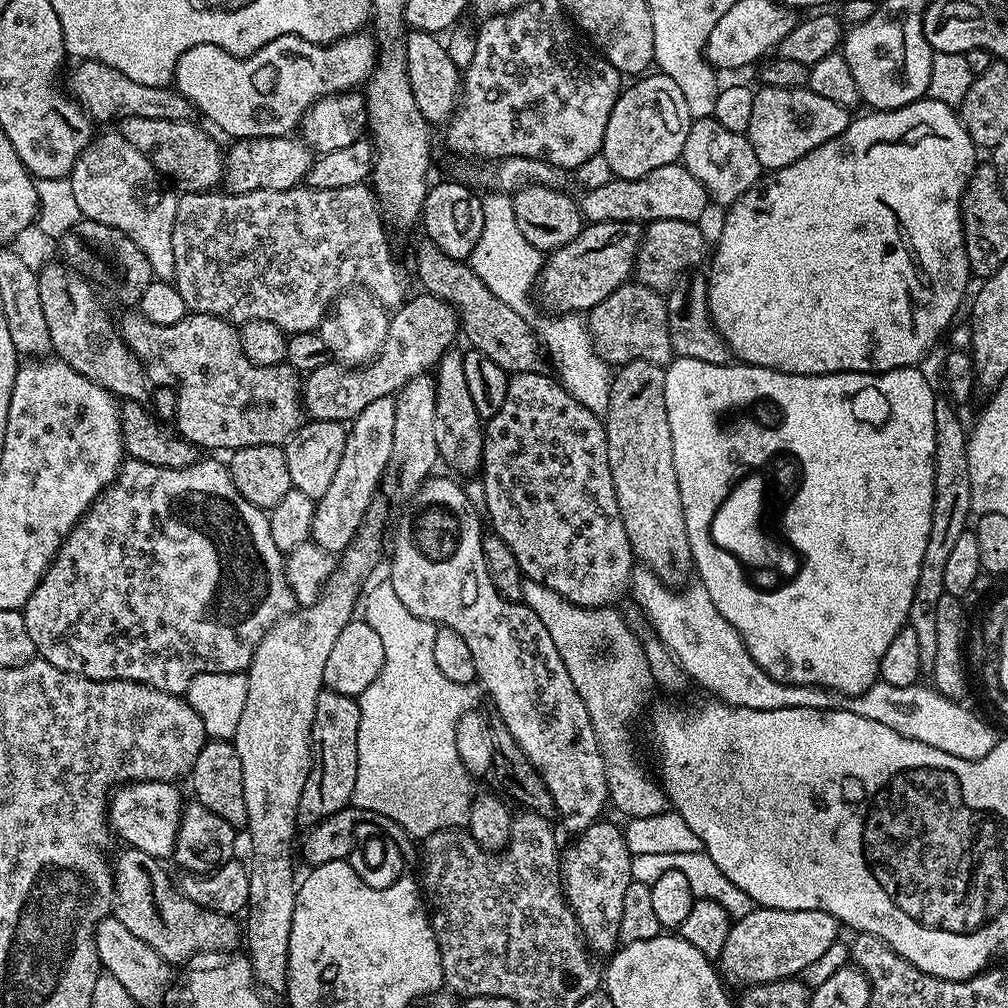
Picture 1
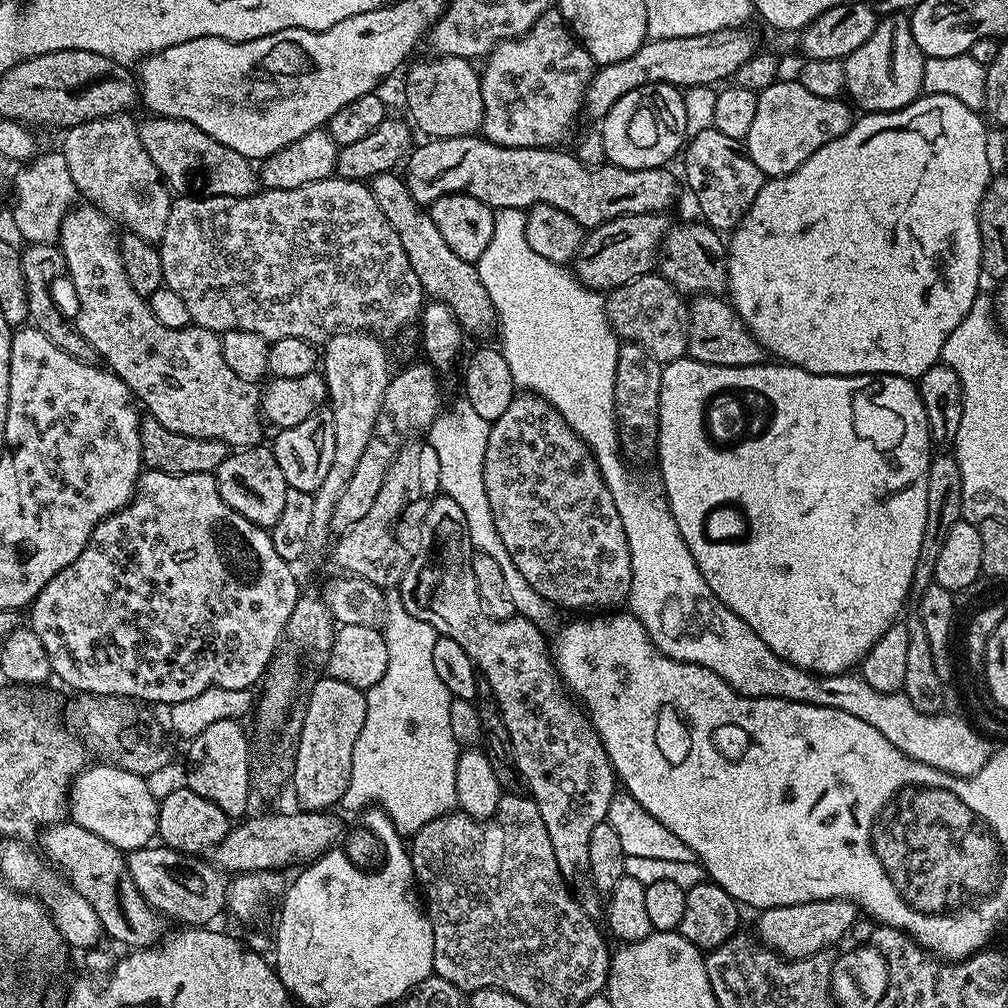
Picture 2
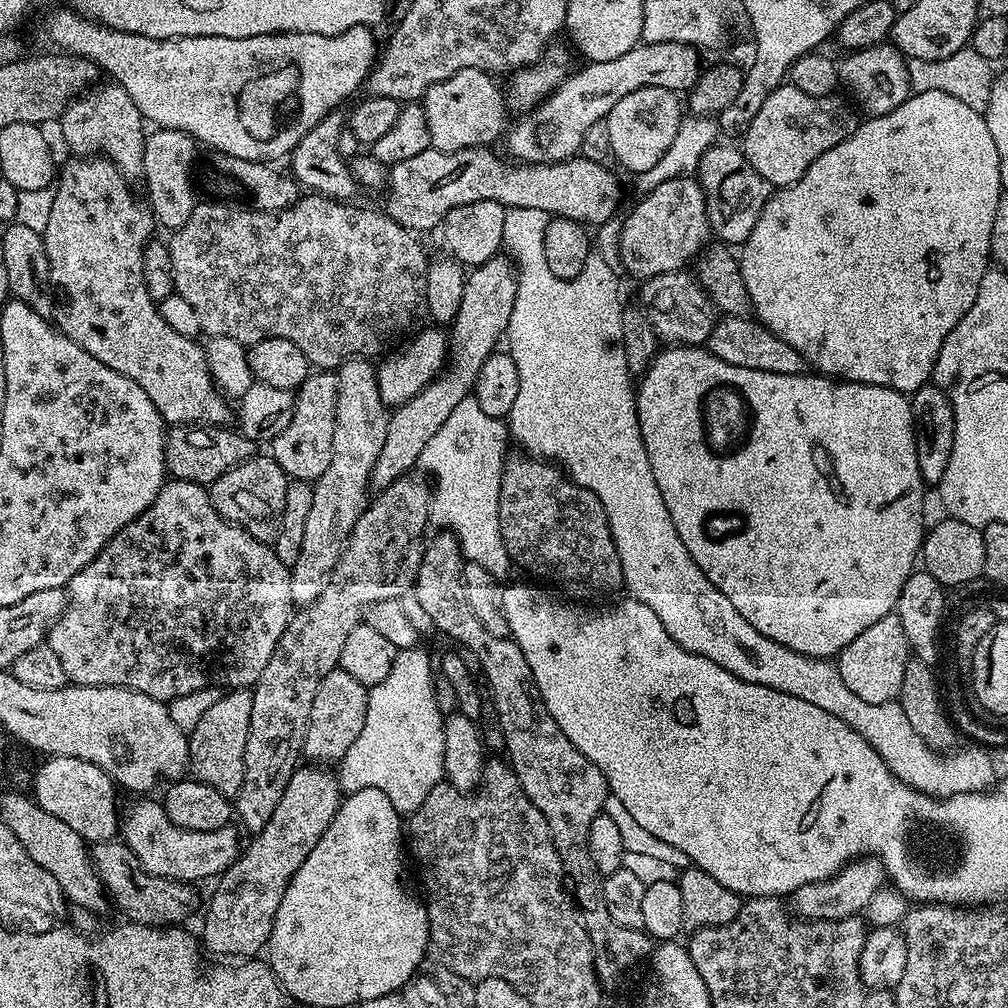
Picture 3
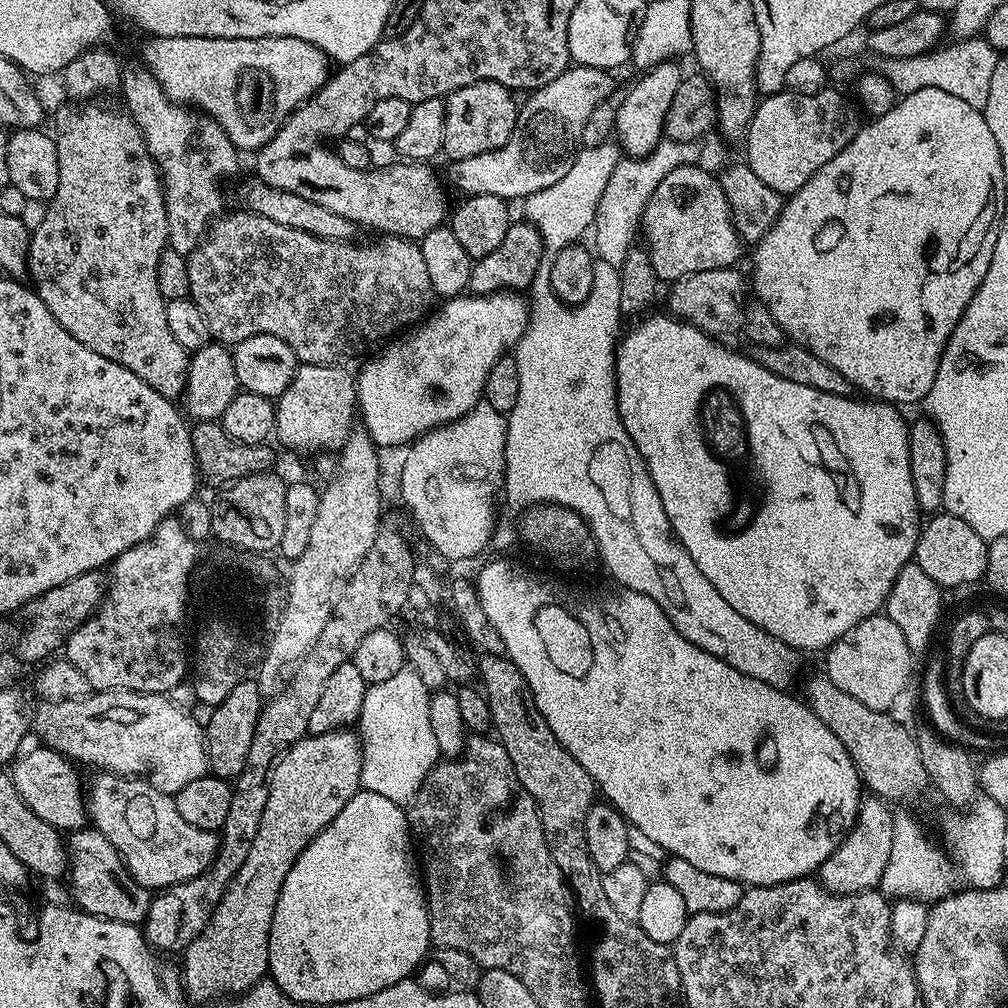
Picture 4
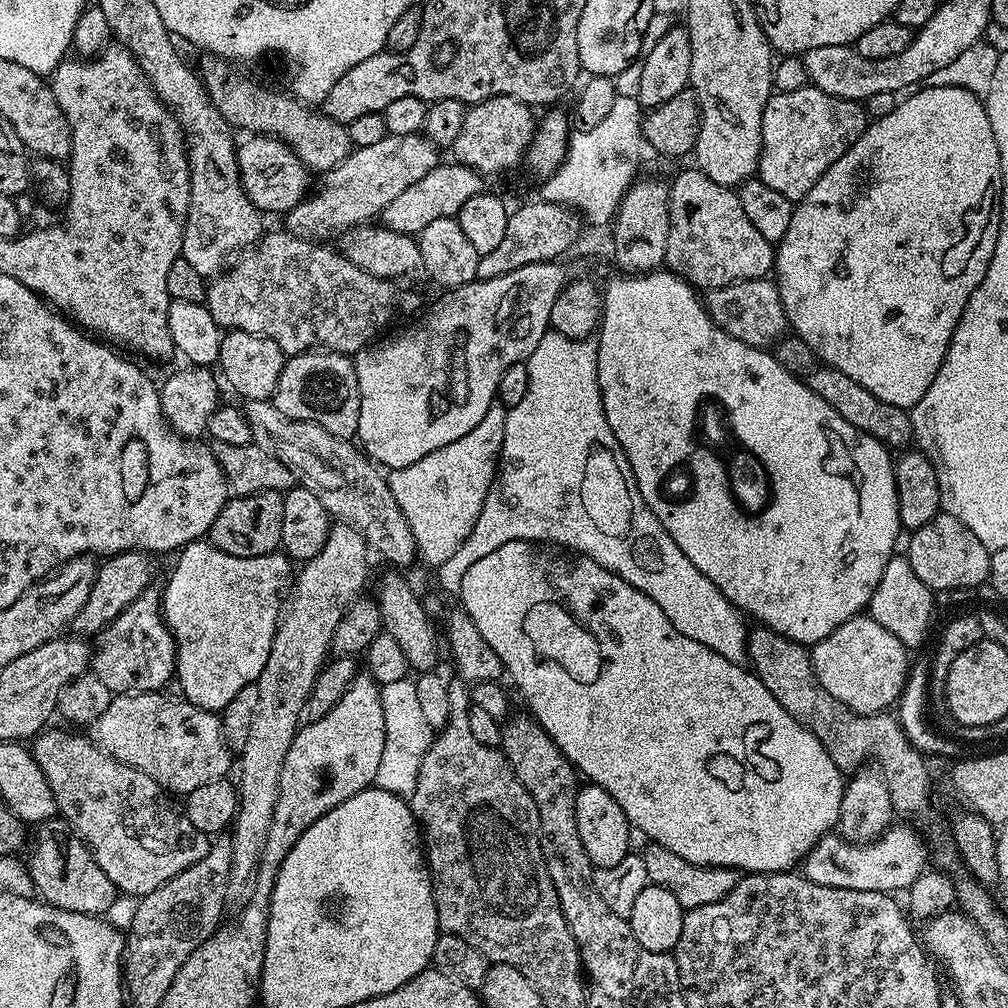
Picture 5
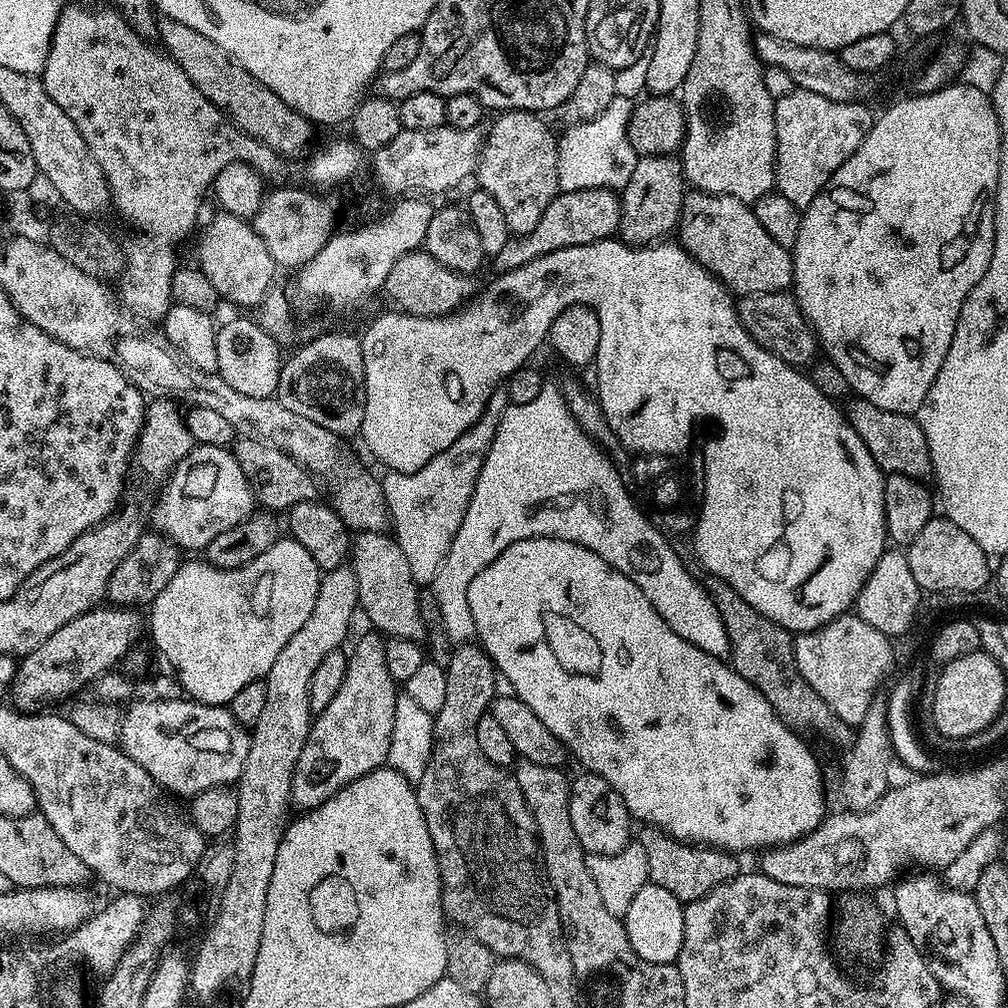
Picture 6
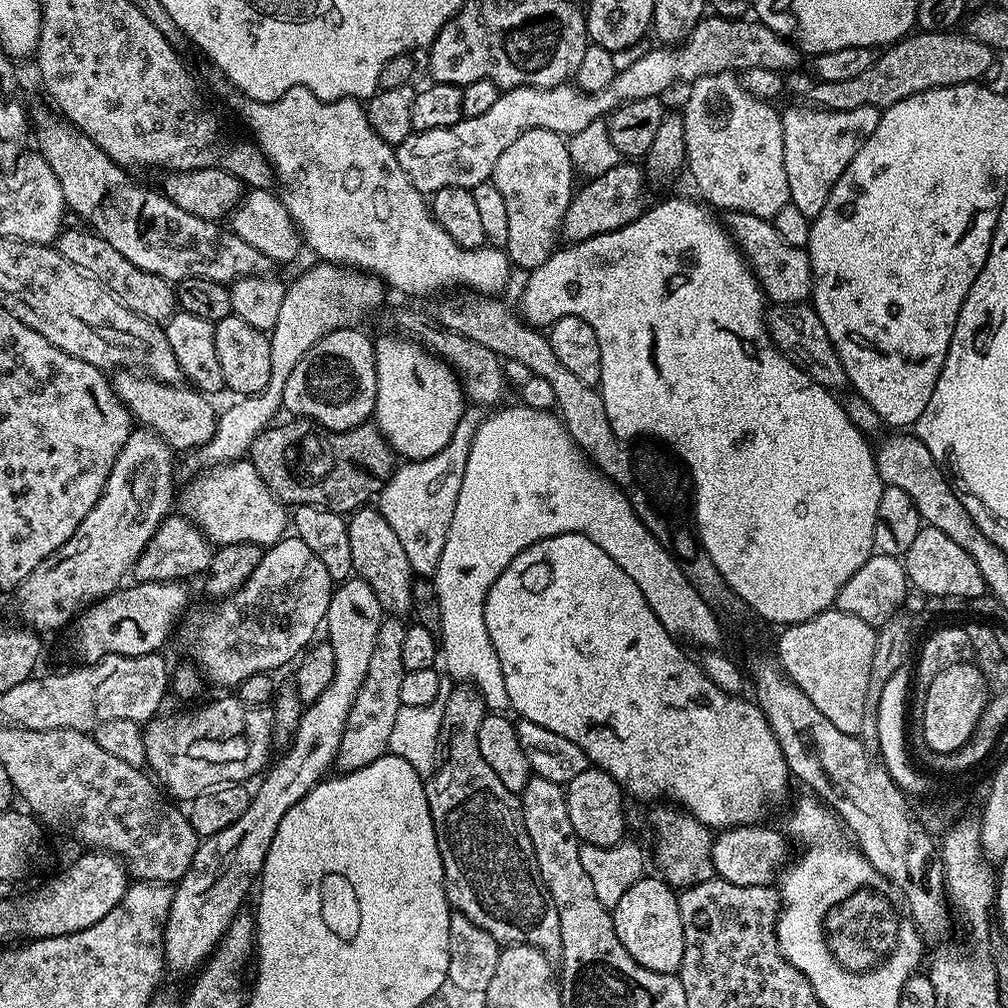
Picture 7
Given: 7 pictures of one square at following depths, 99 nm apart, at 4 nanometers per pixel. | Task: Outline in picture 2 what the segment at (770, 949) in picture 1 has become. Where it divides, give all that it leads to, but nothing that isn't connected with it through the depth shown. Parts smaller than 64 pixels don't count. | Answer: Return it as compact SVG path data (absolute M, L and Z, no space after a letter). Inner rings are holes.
M844 899L811 900L763 909L756 920L755 935L765 948L771 948L785 959L800 959L833 947L842 936L849 933L857 920L858 909L851 901Z

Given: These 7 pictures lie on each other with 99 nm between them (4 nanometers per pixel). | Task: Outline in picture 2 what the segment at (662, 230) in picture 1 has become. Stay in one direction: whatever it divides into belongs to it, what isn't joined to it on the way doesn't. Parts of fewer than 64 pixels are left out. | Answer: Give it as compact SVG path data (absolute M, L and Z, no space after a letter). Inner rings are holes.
M703 222L669 227L660 248L658 272L682 294L723 293L730 284L730 252L725 237Z

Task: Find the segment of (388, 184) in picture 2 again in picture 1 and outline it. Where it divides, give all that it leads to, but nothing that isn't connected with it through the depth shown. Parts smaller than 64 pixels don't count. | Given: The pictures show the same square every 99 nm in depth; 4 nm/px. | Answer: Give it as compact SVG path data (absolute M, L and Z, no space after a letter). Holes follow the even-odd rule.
M427 238L421 239L421 241L416 248L416 276L420 279L421 286L424 287L421 289L427 295L442 298L455 308L463 339L465 336L472 343L469 345L475 351L486 354L486 358L490 358L490 362L498 362L498 366L502 366L504 371L509 374L541 371L540 356L542 357L542 352L538 347L538 340L533 329L524 321L525 317L510 306L506 306L506 302L499 300L482 282L482 278L478 278L478 274L474 274L471 263L455 260L442 254L442 250L438 250L438 246L434 246L432 241Z

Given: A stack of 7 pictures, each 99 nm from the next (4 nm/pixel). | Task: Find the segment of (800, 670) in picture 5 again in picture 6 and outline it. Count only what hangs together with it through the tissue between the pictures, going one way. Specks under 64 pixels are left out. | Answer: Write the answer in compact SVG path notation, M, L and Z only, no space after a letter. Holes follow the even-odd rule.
M707 575L704 585L718 608L719 616L723 618L729 643L730 663L735 671L742 674L763 694L785 724L794 728L808 728L828 743L840 748L839 750L851 747L855 736L853 725L838 717L797 670L796 660L793 658L793 633L778 626L764 614L758 613L758 610L754 610L737 591L717 576Z

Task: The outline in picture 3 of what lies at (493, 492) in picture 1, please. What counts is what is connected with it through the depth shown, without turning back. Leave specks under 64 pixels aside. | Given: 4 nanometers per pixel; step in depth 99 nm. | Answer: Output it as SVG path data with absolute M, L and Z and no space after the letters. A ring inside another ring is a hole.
M528 454L519 455L505 459L498 498L502 542L513 565L517 569L525 568L538 579L561 588L566 595L573 596L576 602L588 602L584 600L596 600L599 596L621 591L624 583L622 562L612 541L610 522L606 518L606 510L602 510L602 502L598 502L589 488L575 484L555 463Z

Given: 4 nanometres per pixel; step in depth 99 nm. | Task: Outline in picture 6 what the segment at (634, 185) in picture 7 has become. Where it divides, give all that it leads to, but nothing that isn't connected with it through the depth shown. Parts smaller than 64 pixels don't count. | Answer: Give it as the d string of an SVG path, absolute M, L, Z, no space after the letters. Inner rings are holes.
M613 189L559 191L542 214L542 218L538 218L538 226L534 226L534 230L524 236L512 236L506 246L502 246L502 250L498 250L498 254L491 257L490 264L497 268L497 273L512 272L518 266L526 266L526 262L534 262L534 258L542 258L554 250L607 240L615 237L619 230L620 197Z

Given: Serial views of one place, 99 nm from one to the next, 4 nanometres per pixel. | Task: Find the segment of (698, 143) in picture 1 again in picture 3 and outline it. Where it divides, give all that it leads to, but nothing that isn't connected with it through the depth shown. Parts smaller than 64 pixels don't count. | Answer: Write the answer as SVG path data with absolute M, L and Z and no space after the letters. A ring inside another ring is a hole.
M717 142L702 154L694 176L695 179L700 181L700 189L704 192L711 235L719 243L729 246L747 244L750 238L750 230L756 228L756 223L763 217L764 208L770 203L770 185L762 178L762 174L758 174L758 170L754 170L754 166L750 166L750 162L745 158L743 151L739 147L731 148L728 144Z

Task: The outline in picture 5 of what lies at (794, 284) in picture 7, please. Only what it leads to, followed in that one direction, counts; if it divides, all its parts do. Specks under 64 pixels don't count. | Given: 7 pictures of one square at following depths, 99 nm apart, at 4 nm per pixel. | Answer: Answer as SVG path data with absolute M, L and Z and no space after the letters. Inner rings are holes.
M689 166L685 172L677 174L673 180L670 180L670 187L668 189L670 194L670 238L666 242L666 258L665 265L676 275L687 280L693 288L697 290L711 290L714 288L721 288L722 286L730 286L739 280L763 280L769 275L768 272L773 271L774 265L777 263L778 256L774 251L773 241L762 238L762 234L750 222L750 218L746 218L746 210L742 210L742 202L739 195L733 189L722 186L718 182L714 182L714 178L708 178L706 174L702 174L700 169L695 166Z

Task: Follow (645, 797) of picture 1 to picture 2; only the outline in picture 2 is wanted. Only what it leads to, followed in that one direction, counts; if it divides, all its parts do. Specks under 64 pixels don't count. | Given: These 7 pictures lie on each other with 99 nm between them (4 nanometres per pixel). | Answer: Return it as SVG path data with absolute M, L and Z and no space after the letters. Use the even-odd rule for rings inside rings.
M458 398L450 408L441 411L436 421L426 433L427 443L431 444L434 454L438 454L440 467L440 492L454 498L458 506L462 506L462 514L466 514L466 540L475 551L490 554L498 566L502 566L502 578L505 579L506 592L516 608L517 615L522 616L538 626L545 626L554 613L549 604L514 566L510 554L506 554L506 546L498 538L498 530L494 526L494 514L490 510L490 498L486 498L486 482L484 481L484 463L486 462L486 442L490 438L491 423L481 418L474 411L474 406L463 398Z

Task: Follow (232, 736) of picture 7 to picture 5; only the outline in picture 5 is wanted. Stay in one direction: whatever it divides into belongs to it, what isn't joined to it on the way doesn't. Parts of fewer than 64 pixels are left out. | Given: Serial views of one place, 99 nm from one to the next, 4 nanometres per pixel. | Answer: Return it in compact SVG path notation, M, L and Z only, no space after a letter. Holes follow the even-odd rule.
M134 692L131 694L116 694L113 695L110 706L106 706L106 710L102 710L102 714L97 720L93 720L90 725L90 739L93 744L97 744L99 748L106 754L110 754L118 762L122 762L131 768L142 770L146 774L150 774L154 778L154 782L158 782L164 791L169 794L187 794L198 790L198 786L206 786L206 782L214 782L215 780L225 779L229 775L228 767L233 767L234 752L228 747L227 740L224 739L224 726L221 717L214 712L207 712L201 708L196 708L193 704L185 702L183 699L172 699L160 692Z

